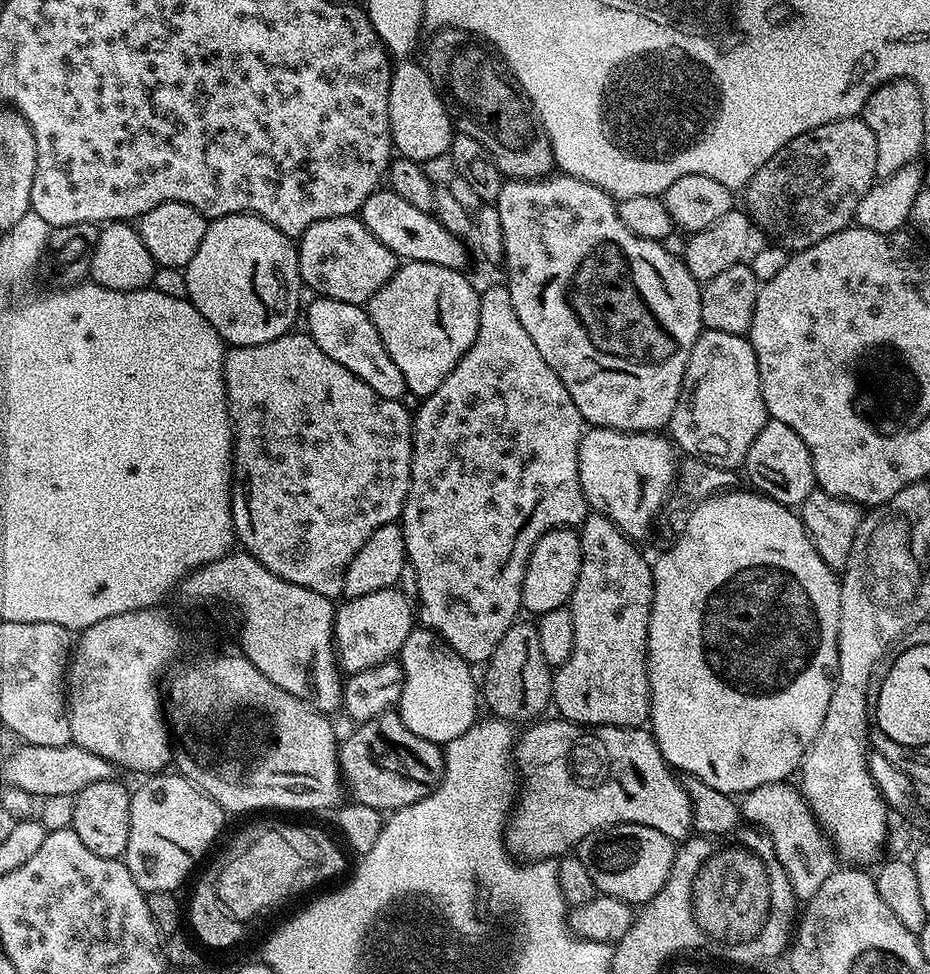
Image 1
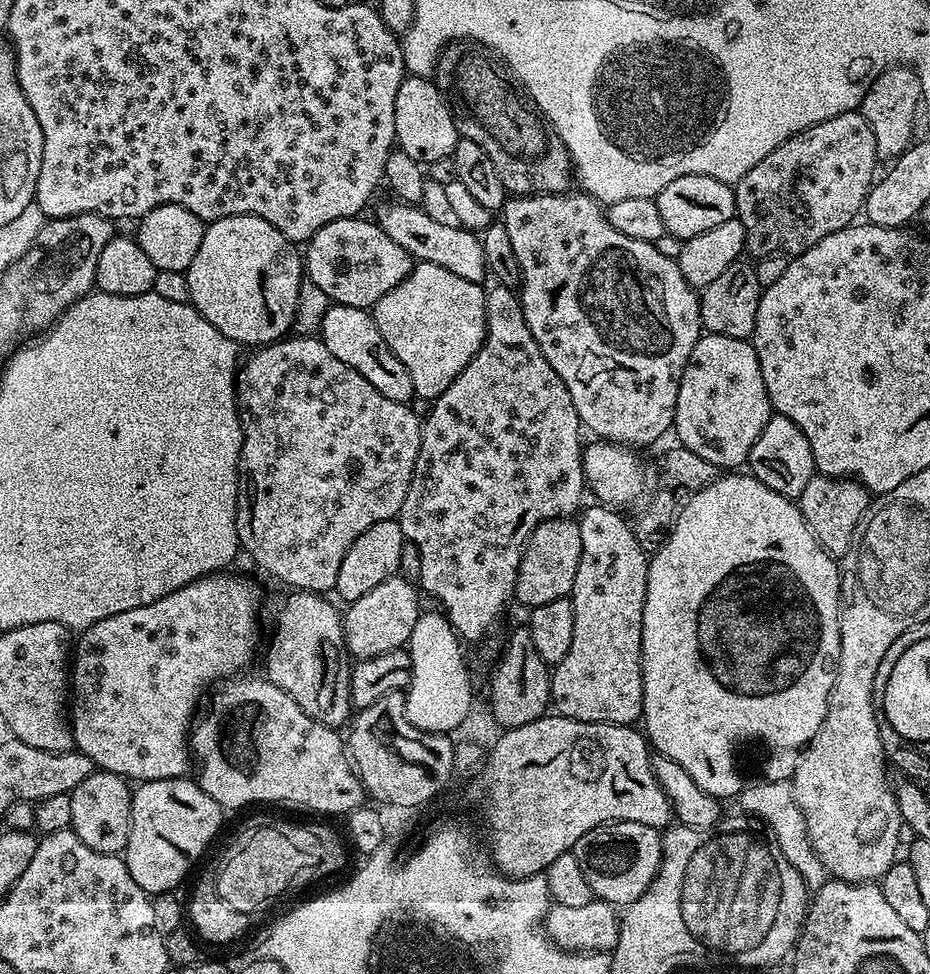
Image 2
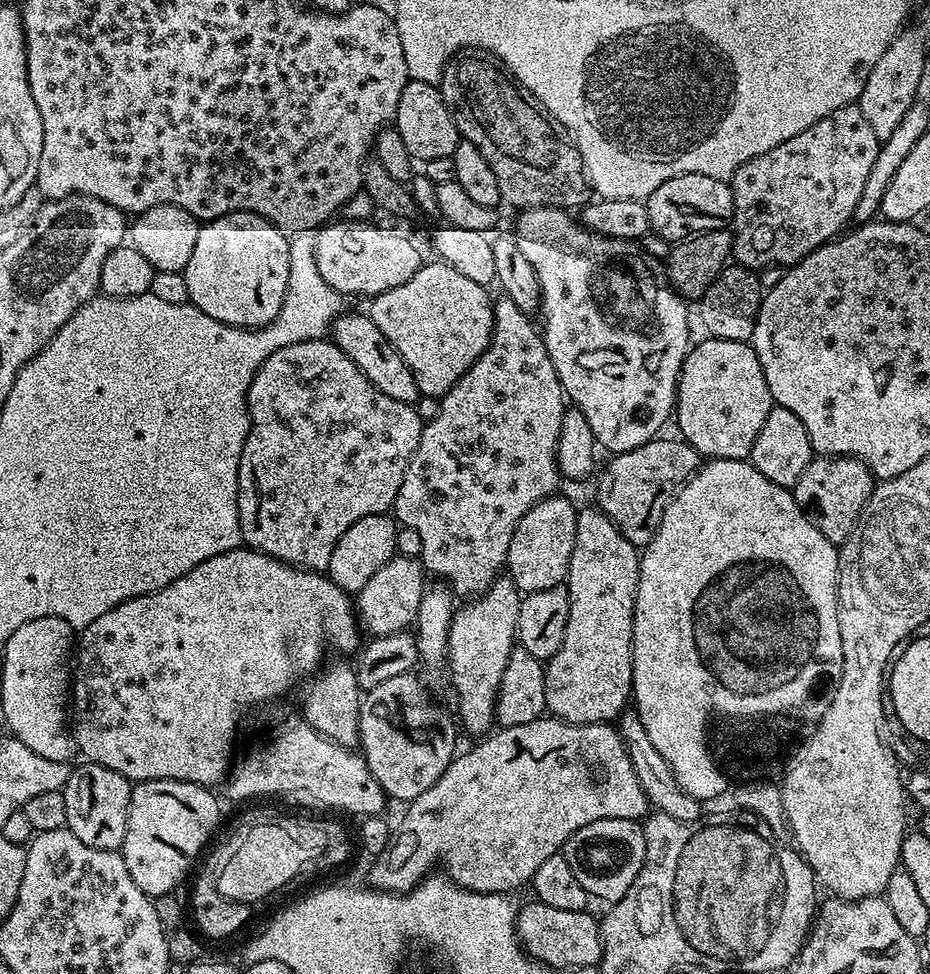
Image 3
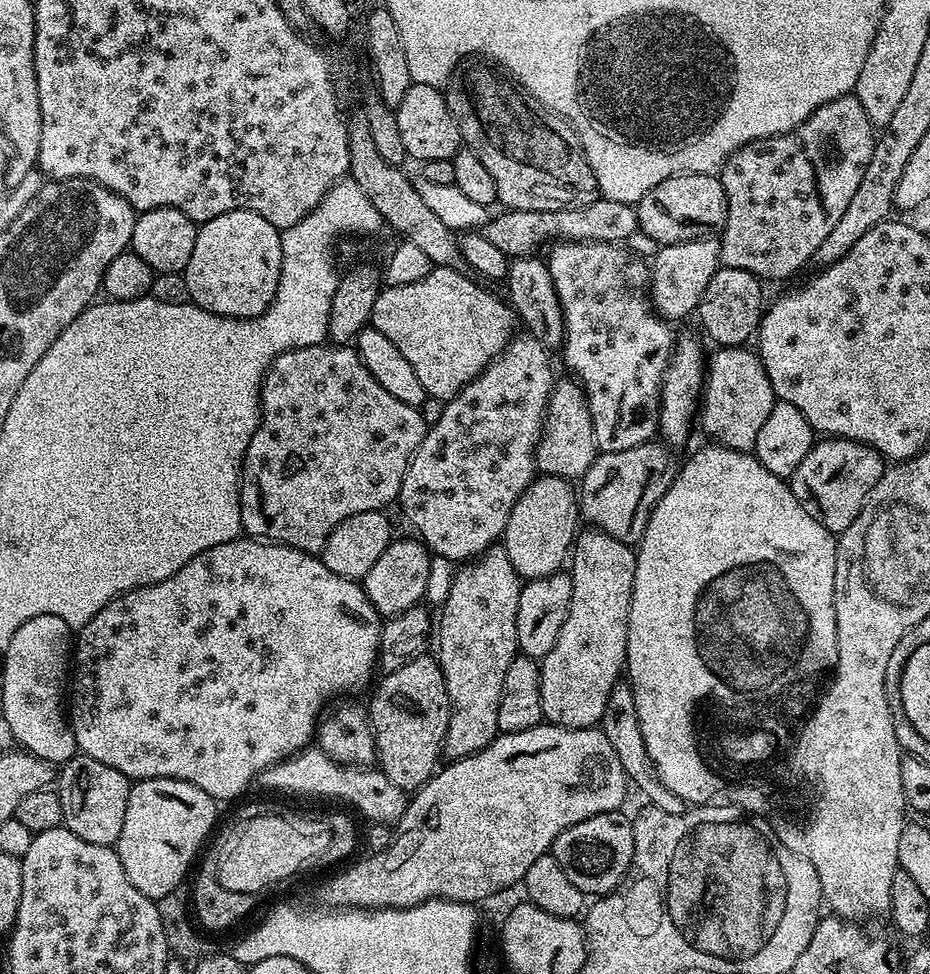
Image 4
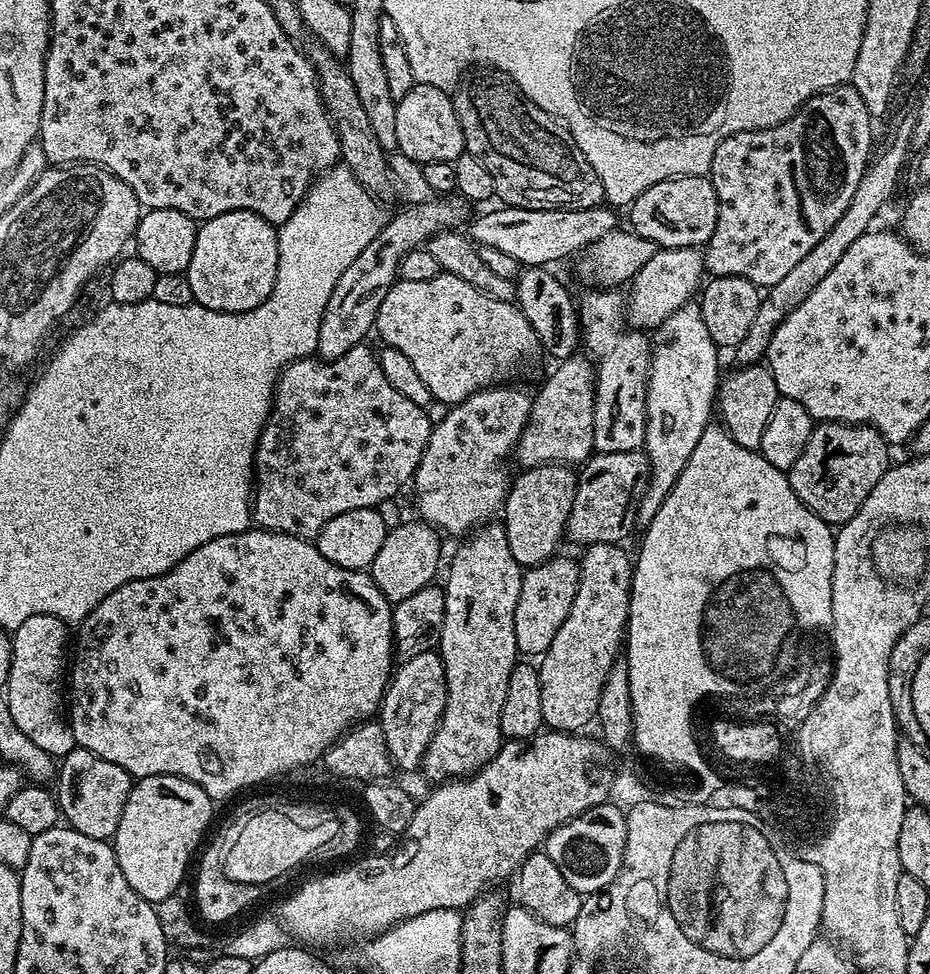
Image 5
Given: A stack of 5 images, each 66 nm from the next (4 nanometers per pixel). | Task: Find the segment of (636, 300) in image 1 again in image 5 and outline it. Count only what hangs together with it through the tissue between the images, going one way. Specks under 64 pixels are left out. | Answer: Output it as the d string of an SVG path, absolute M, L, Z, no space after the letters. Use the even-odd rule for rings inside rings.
M619 291L586 292L584 297L579 297L578 309L583 347L588 347L587 351L596 359L594 449L596 452L641 451L646 438L646 390L652 365L652 344L643 331L629 328L626 300Z

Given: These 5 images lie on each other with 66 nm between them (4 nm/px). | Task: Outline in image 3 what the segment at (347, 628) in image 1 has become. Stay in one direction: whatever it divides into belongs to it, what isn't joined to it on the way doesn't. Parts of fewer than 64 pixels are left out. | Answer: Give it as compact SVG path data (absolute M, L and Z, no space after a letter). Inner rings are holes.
M415 555L412 556L393 556L390 562L386 562L386 566L382 566L382 570L378 570L378 574L374 574L374 578L370 578L370 582L366 582L366 586L362 586L355 597L358 620L365 633L372 632L368 634L377 638L403 632L415 625L418 602L422 602L426 591L426 569Z

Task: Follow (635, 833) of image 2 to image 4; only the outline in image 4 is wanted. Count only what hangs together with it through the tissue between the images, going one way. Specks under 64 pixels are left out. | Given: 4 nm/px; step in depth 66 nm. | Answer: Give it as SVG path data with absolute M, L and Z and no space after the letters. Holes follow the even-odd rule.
M623 811L598 814L562 830L552 843L551 855L556 857L558 866L566 870L566 878L586 894L593 892L593 897L600 898L612 892L629 875L634 858L634 830L632 820L624 817Z

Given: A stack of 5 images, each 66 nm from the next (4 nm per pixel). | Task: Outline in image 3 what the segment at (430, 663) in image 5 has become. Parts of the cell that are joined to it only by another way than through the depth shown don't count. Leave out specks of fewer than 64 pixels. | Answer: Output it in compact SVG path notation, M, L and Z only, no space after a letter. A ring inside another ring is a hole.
M415 671L406 674L398 674L394 678L386 678L382 686L374 686L363 693L360 702L360 743L359 751L364 757L366 766L370 766L370 774L378 778L378 784L382 786L385 797L403 802L411 802L418 799L450 766L453 756L457 755L456 732L458 724L455 719L448 717L444 708L439 708L428 697L422 681L416 677Z

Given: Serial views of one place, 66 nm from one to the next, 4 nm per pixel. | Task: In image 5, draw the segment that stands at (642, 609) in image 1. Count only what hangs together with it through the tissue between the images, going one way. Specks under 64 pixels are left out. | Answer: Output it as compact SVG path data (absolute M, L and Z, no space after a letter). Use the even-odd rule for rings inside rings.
M589 544L578 556L580 577L578 578L578 594L574 594L574 606L570 606L570 614L566 614L566 622L558 626L558 634L554 634L554 642L538 660L540 685L542 686L542 718L545 725L553 732L579 733L589 723L595 721L598 710L598 698L602 695L602 682L606 682L606 674L610 674L610 666L614 666L616 657L621 655L622 645L626 640L628 626L628 603L632 597L633 557L628 556L624 546L620 544Z

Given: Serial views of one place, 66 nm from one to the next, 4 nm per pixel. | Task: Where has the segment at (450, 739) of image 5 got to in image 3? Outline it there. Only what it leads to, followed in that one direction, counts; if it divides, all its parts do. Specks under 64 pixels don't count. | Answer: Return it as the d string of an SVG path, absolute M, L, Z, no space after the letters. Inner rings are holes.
M504 574L485 592L461 603L464 605L453 611L446 665L452 671L452 688L456 691L456 708L460 711L459 727L476 736L472 738L480 738L493 731L498 686L514 647L521 599L522 594L516 589L512 577Z

